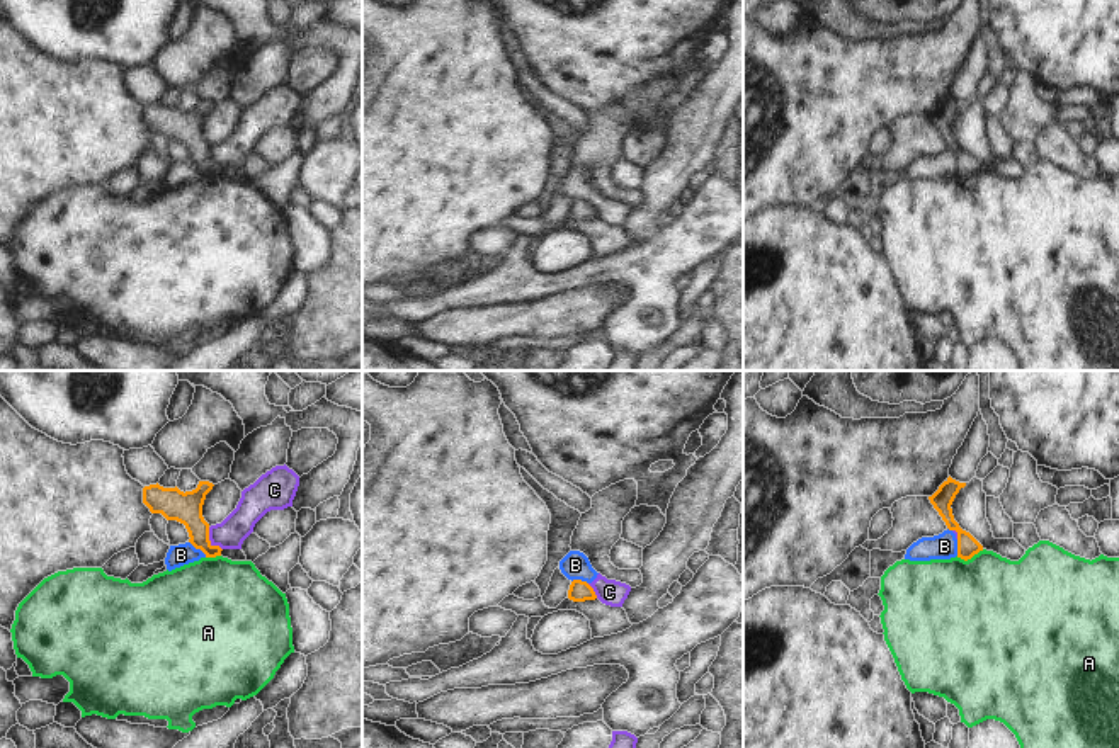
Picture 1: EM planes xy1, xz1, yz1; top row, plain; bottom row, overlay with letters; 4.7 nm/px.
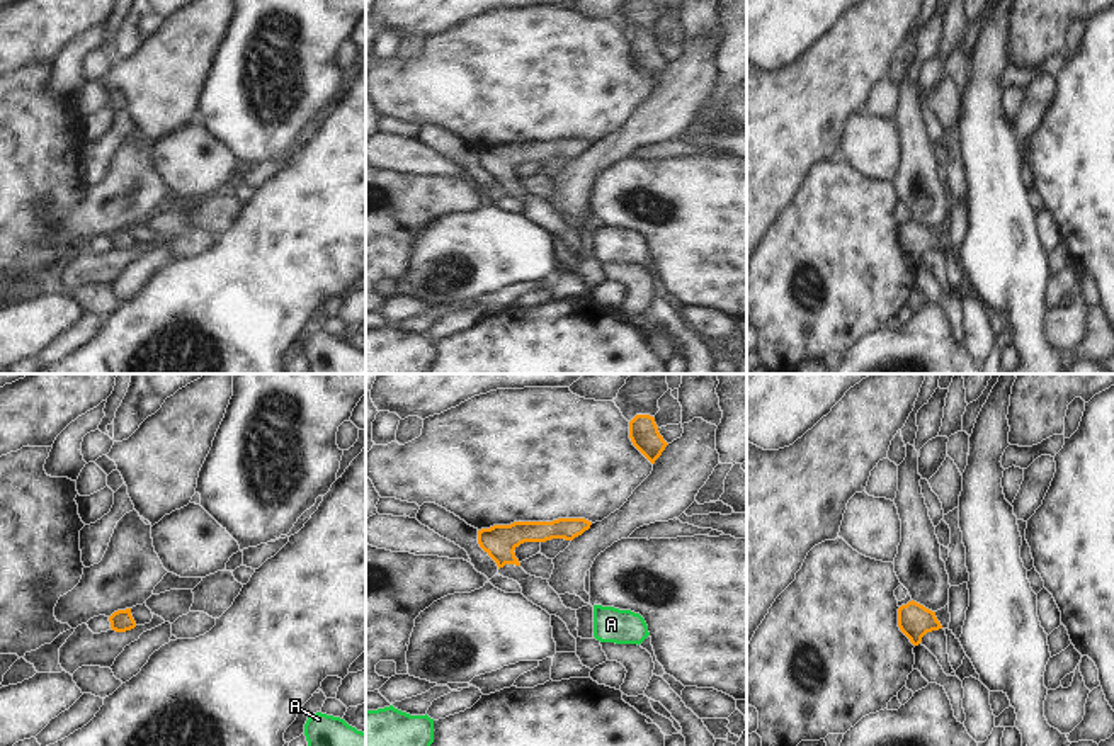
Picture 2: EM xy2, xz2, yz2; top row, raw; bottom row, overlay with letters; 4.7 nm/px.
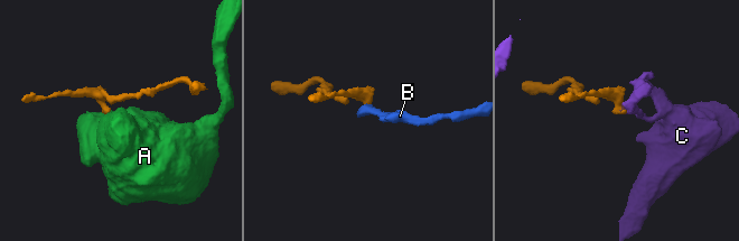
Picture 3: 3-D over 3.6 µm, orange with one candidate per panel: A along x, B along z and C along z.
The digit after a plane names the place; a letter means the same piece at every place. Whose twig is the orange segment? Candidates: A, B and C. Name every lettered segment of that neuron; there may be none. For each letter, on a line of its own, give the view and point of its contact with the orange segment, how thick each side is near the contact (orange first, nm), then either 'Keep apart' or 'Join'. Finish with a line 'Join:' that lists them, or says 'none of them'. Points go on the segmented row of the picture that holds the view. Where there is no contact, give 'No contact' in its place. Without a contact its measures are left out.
A: Touches orange at yz1 (970, 558). Thickness 100 nm (orange) against 500 nm. Keep apart
B: Touches orange at xy1 (198, 548). Thickness 150 nm (orange) against 100 nm. Keep apart
C: Touches orange at xy1 (210, 541). Thickness 150 nm (orange) against 140 nm. Keep apart
Join: none of them

